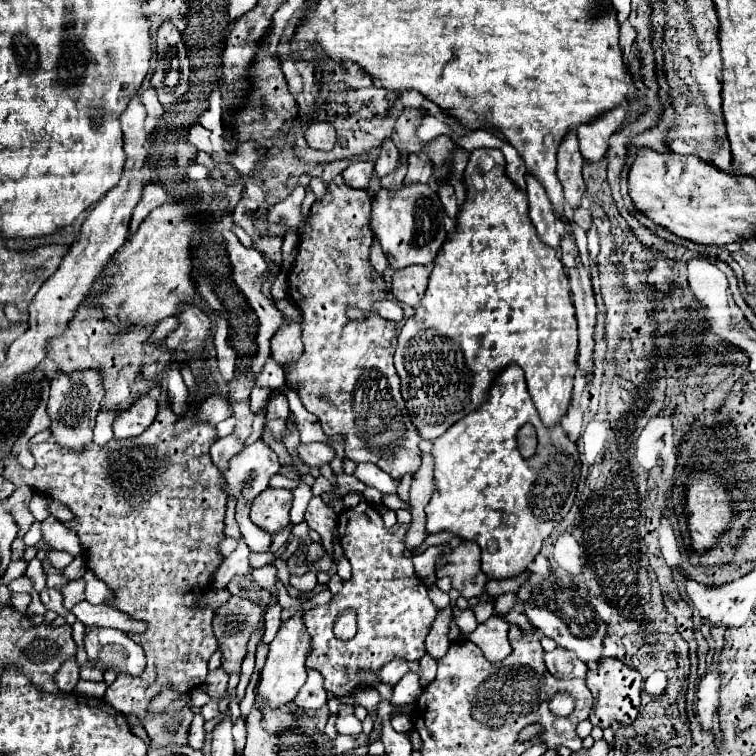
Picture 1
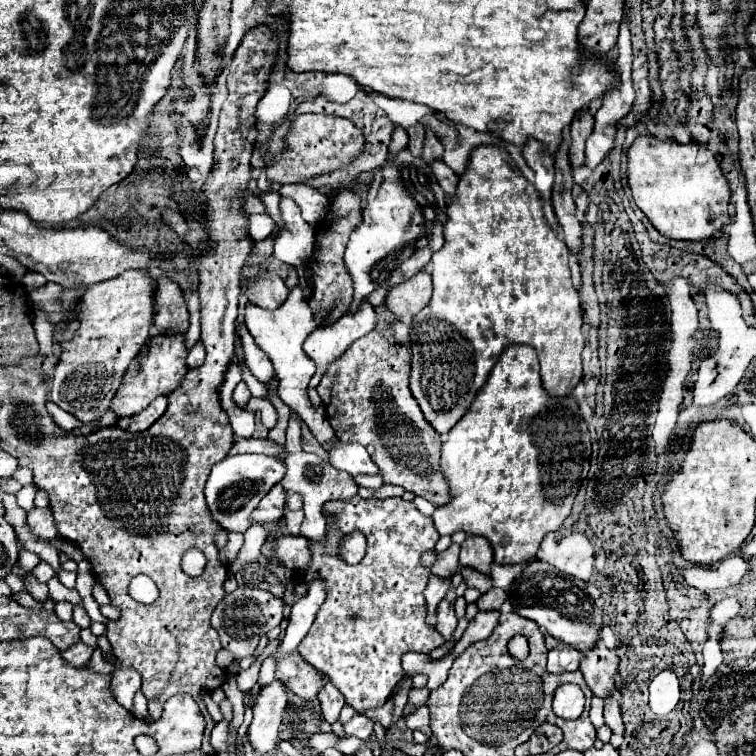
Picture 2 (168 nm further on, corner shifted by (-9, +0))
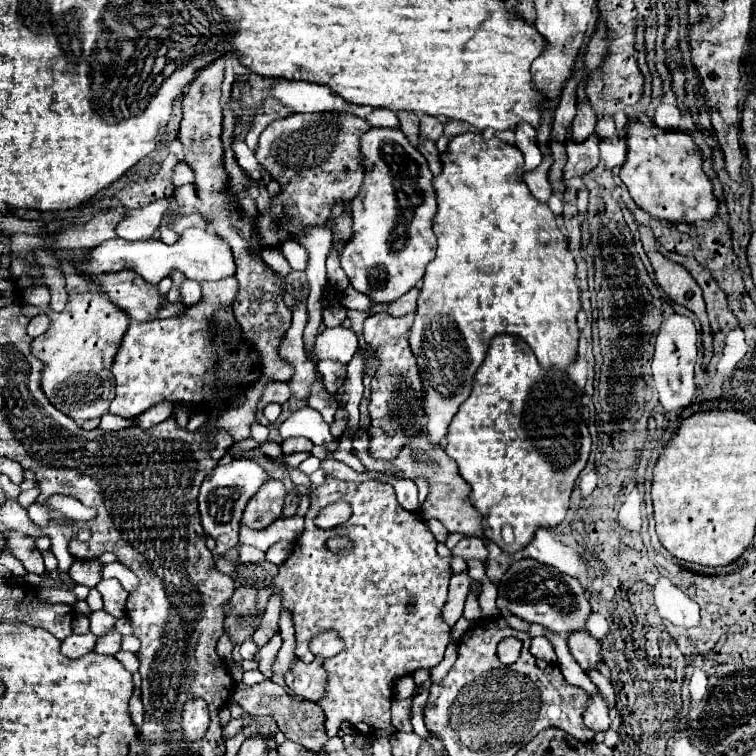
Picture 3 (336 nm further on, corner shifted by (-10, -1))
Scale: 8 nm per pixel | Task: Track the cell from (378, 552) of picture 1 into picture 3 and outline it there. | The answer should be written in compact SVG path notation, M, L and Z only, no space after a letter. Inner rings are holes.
M325 476L323 484L311 484L311 506L305 514L305 530L301 538L295 542L293 554L279 566L279 574L273 578L269 588L257 590L259 616L267 608L271 592L281 594L281 608L293 616L295 626L295 656L303 662L313 662L315 656L309 650L309 640L323 630L337 630L345 640L345 648L341 654L331 660L323 660L323 668L327 672L327 696L319 702L325 714L325 732L333 738L339 732L343 722L355 726L359 734L365 738L391 738L397 730L391 724L391 700L393 700L393 684L417 668L433 668L443 660L445 648L451 642L449 630L451 626L443 620L441 610L447 602L447 586L451 578L449 558L441 558L437 554L437 540L427 528L425 520L415 512L407 512L395 496L395 490L389 484L379 484L377 480L365 480L355 484L343 484L343 480L331 480ZM345 500L353 508L353 516L333 528L321 530L315 526L315 516L321 508L331 502ZM329 538L349 538L351 550L331 552L327 548Z

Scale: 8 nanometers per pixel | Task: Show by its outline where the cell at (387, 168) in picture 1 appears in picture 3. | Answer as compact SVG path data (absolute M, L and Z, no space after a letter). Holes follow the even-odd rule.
M373 110L369 116L367 116L367 122L371 126L389 126L389 128L399 128L399 120L393 112L389 110Z

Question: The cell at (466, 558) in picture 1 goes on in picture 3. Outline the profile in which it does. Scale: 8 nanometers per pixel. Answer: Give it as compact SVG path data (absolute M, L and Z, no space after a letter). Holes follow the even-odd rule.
M465 536L453 550L451 550L453 556L461 556L463 560L469 560L469 558L477 558L477 560L487 560L487 546L481 538L475 538L475 536Z

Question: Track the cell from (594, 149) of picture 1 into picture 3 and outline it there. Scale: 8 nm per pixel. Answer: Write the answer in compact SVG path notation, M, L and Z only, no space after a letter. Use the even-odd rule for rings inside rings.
M591 134L581 144L567 140L567 164L563 168L563 180L573 176L583 176L585 172L593 170L599 162L599 136Z

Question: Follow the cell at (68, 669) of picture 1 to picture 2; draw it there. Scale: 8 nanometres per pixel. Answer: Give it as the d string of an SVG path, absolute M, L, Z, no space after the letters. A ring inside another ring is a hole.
M76 643L76 645L68 647L68 649L62 653L62 657L64 657L70 665L74 665L74 667L86 667L88 661L90 661L90 657L92 657L92 649L90 649L88 645L84 645L84 643Z

